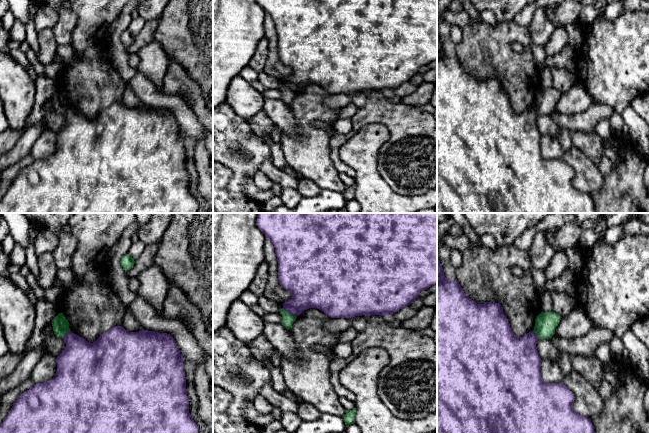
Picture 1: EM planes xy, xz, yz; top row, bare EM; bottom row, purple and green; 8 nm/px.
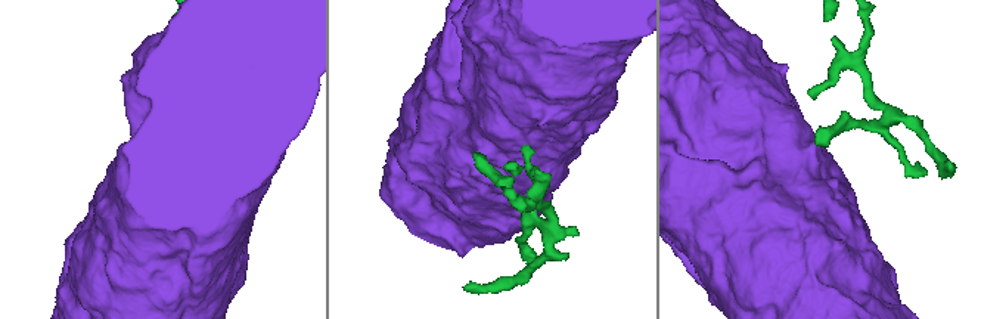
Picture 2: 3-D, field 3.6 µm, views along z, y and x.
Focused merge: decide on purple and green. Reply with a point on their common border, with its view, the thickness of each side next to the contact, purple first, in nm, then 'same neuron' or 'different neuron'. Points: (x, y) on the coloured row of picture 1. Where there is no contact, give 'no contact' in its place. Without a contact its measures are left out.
contact xz (289, 312); calibres 300 and 90 nm; different neuron

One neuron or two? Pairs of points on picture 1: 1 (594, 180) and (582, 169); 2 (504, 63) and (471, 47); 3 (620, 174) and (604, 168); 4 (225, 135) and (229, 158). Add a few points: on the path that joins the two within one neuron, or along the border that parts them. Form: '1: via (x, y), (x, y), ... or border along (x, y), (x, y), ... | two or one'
1: via (591, 178), (585, 172) | one
2: via (496, 59), (485, 51), (479, 51) | one
3: border along (613, 167), (608, 173), (603, 175) | two
4: via (227, 141), (229, 152) | one

